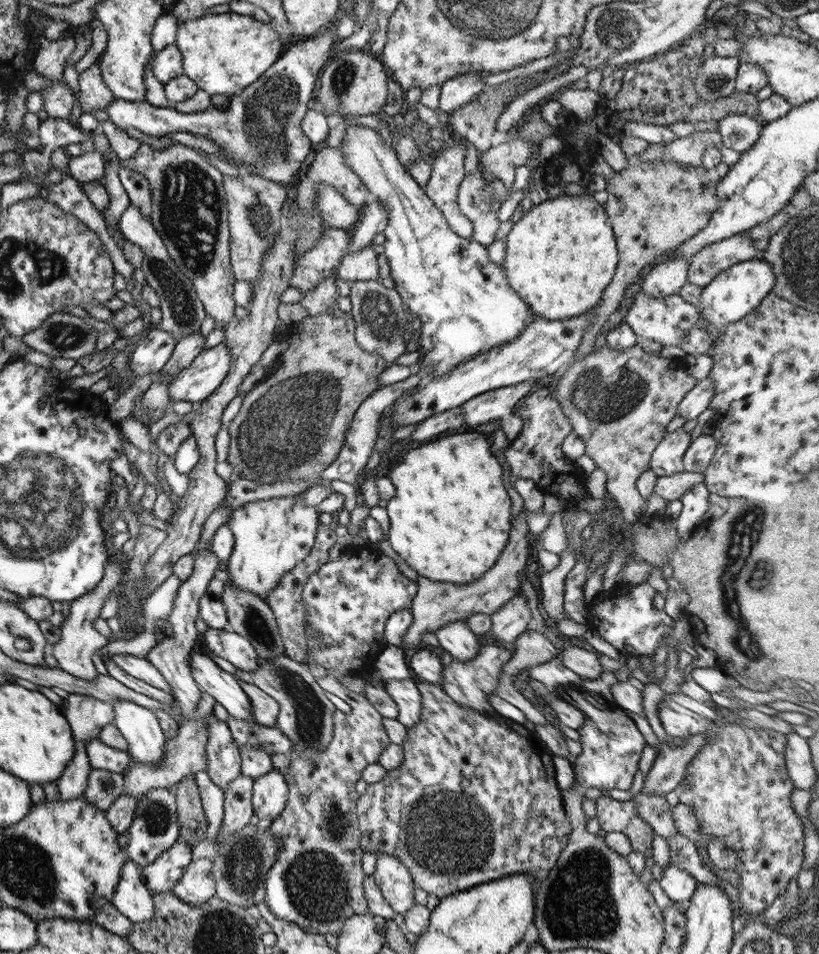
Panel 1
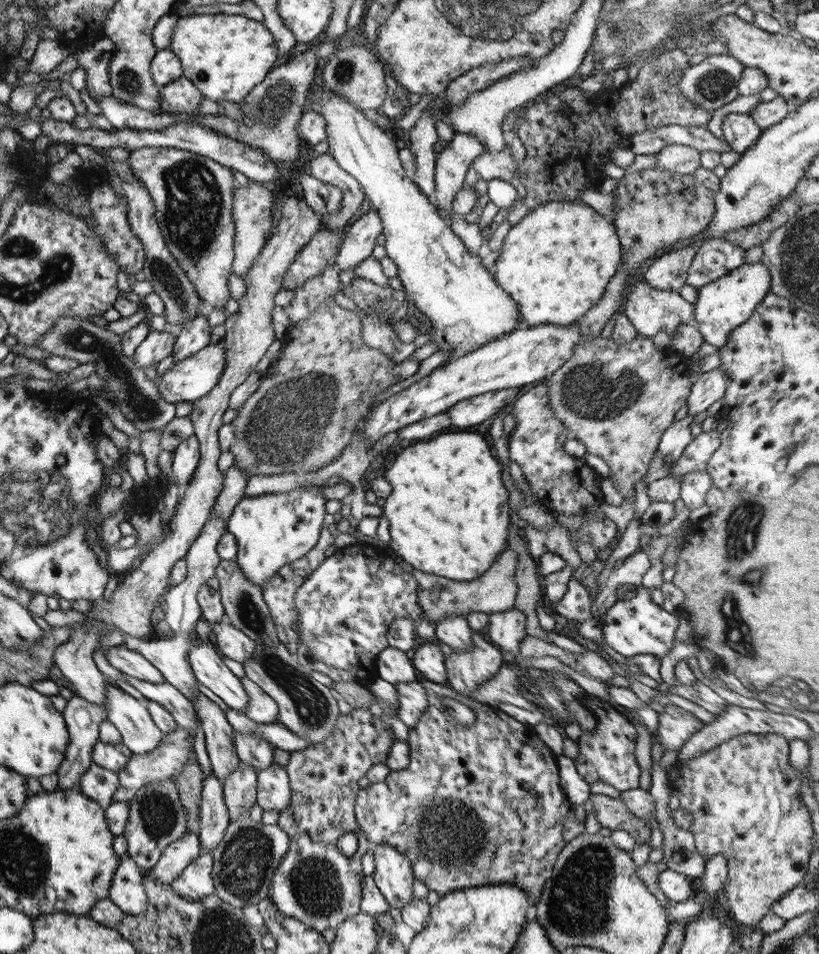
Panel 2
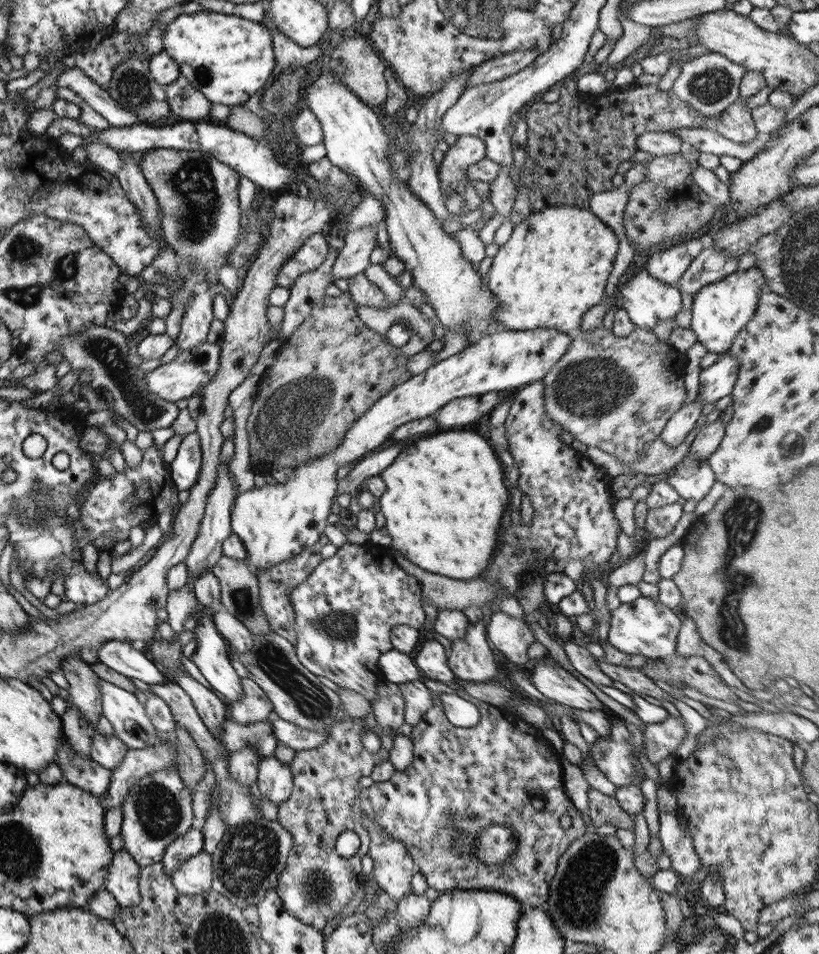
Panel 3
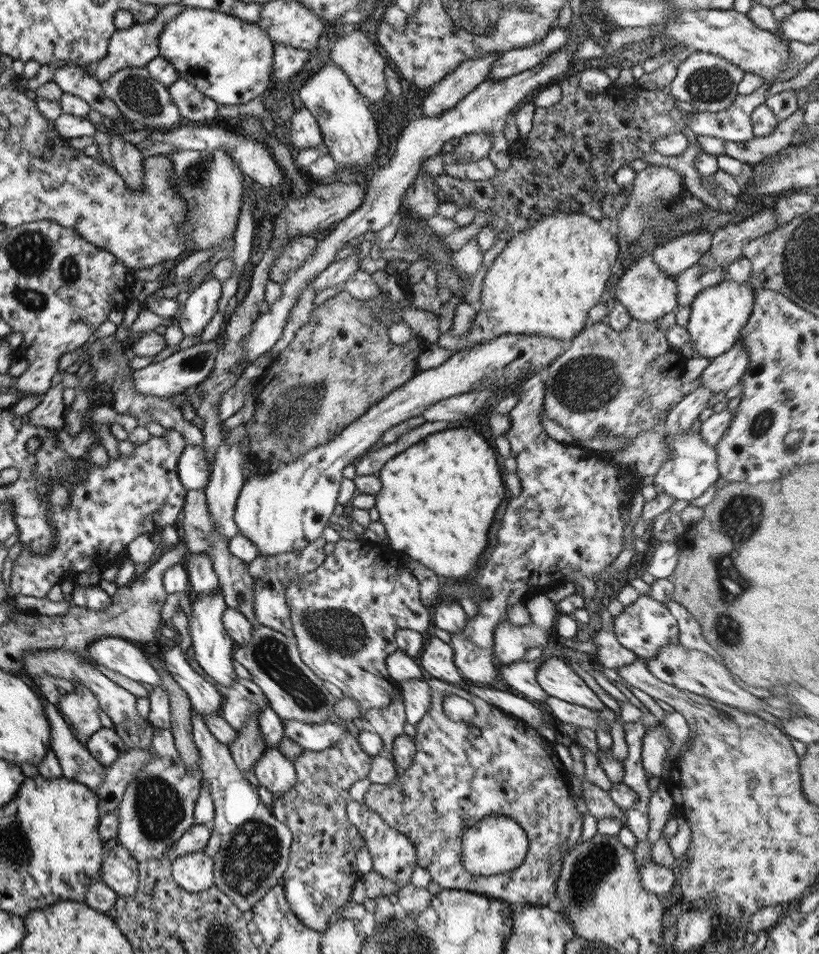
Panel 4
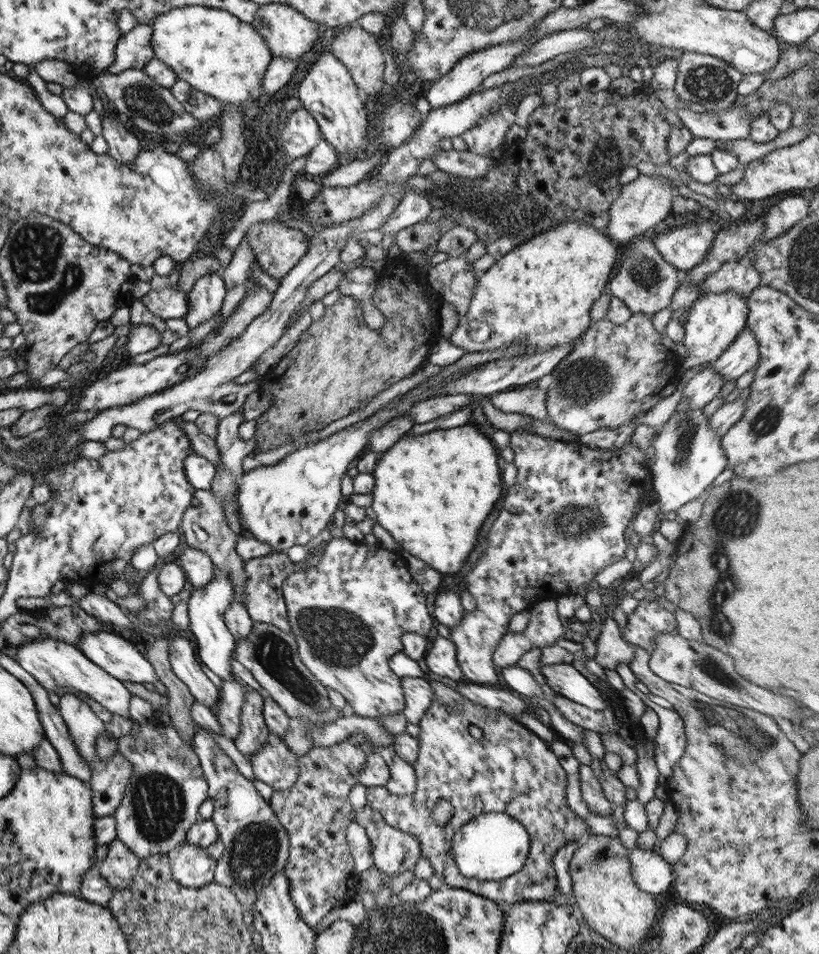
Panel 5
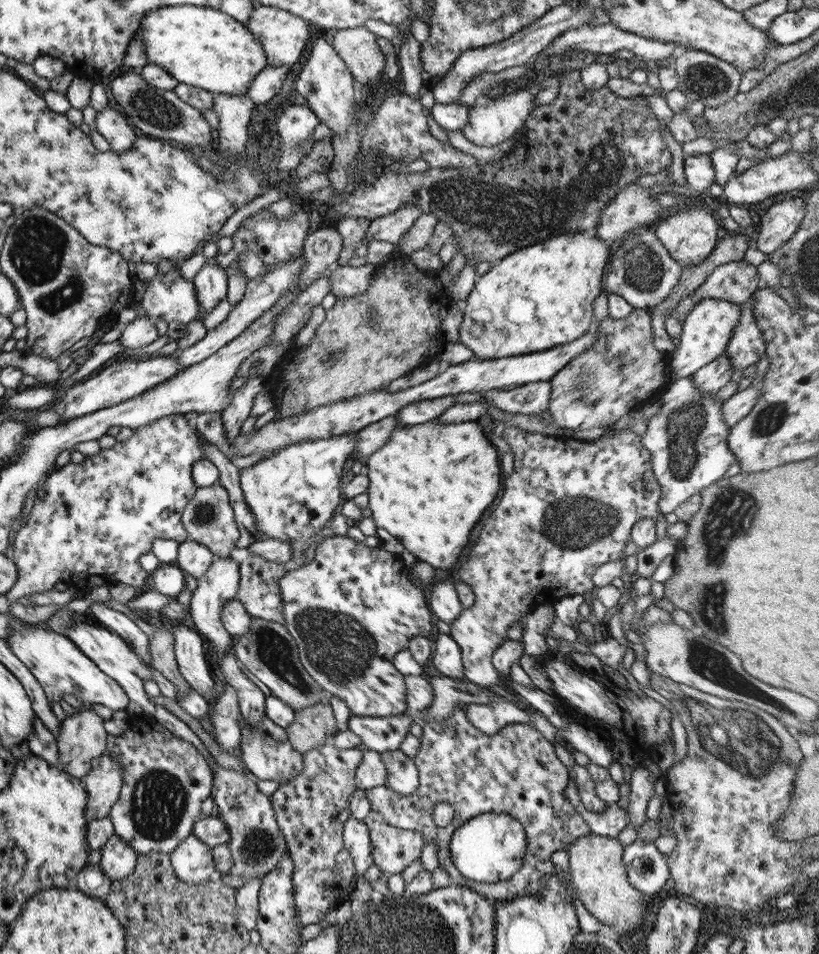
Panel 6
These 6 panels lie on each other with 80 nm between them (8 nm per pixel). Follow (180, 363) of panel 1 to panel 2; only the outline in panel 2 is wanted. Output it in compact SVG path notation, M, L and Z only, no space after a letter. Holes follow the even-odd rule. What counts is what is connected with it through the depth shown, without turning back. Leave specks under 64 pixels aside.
M199 300L197 315L191 321L187 321L183 329L179 330L179 335L174 338L172 348L173 362L179 362L185 358L193 357L201 348L208 346L210 340L210 328L206 320L206 306Z

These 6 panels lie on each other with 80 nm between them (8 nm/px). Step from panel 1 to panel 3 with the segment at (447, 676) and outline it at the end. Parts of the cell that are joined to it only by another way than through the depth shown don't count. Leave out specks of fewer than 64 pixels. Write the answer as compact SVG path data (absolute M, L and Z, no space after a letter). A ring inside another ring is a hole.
M487 620L468 623L463 638L452 641L447 654L447 666L455 677L454 684L490 681L496 675L495 658L485 639Z

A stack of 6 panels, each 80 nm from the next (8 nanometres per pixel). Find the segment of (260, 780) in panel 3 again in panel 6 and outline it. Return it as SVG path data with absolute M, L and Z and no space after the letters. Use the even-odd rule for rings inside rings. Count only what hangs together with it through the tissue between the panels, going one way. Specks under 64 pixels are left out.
M238 713L238 723L240 724L241 742L237 748L236 754L242 758L245 766L253 776L258 780L277 781L280 784L287 784L302 771L302 754L293 750L287 740L284 728L271 722L265 715L258 724L248 726Z

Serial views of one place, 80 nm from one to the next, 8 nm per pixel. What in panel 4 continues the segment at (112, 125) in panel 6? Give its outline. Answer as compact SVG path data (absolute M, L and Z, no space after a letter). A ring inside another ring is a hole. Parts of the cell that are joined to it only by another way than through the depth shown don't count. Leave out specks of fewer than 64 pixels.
M108 131L108 135L111 139L109 150L112 166L127 188L140 190L144 173L140 149L122 140L119 134Z

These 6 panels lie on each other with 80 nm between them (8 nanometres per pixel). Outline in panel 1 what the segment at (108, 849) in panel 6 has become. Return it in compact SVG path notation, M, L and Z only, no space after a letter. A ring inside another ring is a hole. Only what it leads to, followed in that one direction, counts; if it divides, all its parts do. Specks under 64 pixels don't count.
M127 859L121 867L110 902L131 923L151 921L154 913L150 891L144 887L138 871L135 863Z

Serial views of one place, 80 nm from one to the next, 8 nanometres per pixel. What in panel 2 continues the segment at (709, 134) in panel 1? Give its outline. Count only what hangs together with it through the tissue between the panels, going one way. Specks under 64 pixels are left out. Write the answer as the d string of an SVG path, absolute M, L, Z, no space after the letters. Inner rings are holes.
M665 145L656 154L656 166L680 175L692 174L700 166L700 151L689 145Z

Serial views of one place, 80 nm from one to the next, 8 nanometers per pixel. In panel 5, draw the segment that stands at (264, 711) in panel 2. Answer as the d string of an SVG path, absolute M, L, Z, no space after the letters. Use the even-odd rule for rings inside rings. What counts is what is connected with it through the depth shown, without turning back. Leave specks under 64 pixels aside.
M222 681L213 713L220 722L222 736L231 741L239 732L240 708L245 695L246 690L242 684L239 684L239 681Z

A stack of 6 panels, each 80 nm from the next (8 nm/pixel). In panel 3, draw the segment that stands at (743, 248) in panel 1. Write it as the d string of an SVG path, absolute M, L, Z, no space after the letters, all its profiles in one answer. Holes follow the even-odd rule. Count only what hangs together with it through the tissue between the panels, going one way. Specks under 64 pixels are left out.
M710 245L702 248L681 275L677 288L680 294L694 295L702 286L725 278L737 268L738 259Z

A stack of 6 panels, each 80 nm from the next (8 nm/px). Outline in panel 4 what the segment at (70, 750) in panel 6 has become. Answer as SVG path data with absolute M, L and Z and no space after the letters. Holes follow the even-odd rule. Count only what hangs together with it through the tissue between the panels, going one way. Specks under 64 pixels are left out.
M73 681L72 685L72 692L60 696L57 705L71 730L76 730L77 741L84 746L86 738L101 728L97 717L100 708L95 695L84 684Z

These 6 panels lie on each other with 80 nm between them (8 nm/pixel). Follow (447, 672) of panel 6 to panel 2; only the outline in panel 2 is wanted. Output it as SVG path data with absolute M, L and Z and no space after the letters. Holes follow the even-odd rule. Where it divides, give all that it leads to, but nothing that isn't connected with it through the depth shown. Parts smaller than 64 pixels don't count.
M423 642L423 645L415 650L410 663L423 679L437 684L445 684L444 657L435 643Z

